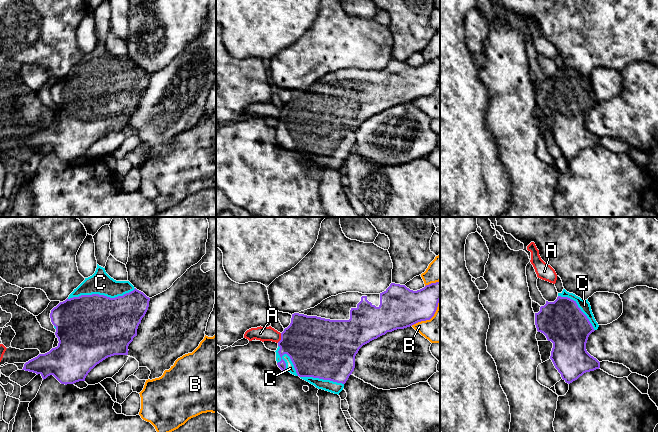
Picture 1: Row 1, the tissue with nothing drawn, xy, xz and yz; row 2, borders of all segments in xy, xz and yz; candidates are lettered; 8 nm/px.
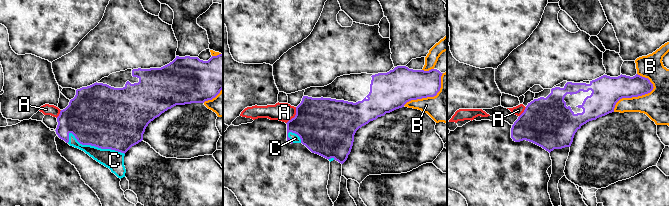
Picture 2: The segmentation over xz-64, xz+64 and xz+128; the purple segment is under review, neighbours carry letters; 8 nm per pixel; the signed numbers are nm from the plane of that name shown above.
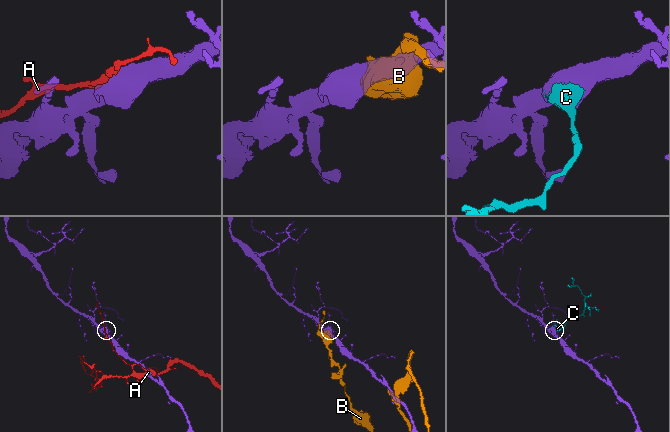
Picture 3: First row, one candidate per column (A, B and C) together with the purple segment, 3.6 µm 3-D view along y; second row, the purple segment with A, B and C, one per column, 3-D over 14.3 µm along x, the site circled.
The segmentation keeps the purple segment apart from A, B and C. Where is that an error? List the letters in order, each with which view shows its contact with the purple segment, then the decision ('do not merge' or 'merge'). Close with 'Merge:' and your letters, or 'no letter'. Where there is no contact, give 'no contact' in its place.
A: xz | do not merge
B: xz | do not merge
C: xy | merge
Merge: C

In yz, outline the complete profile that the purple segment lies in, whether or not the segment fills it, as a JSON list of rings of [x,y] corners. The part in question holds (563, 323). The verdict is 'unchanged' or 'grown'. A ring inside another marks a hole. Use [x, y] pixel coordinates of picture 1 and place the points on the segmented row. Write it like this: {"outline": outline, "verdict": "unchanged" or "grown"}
{"outline": [[[563,289],[561,293],[558,293],[558,297],[554,302],[546,301],[546,304],[540,307],[540,311],[535,313],[535,325],[537,331],[543,333],[547,340],[553,343],[550,359],[566,383],[570,384],[584,373],[600,368],[600,362],[586,350],[589,335],[599,327],[592,313],[588,299],[583,300],[575,294],[569,293]]], "verdict": "grown"}

